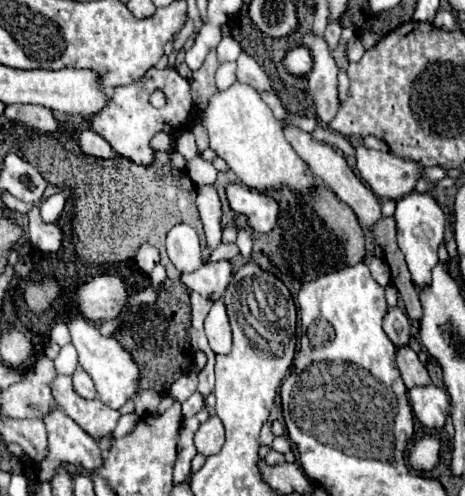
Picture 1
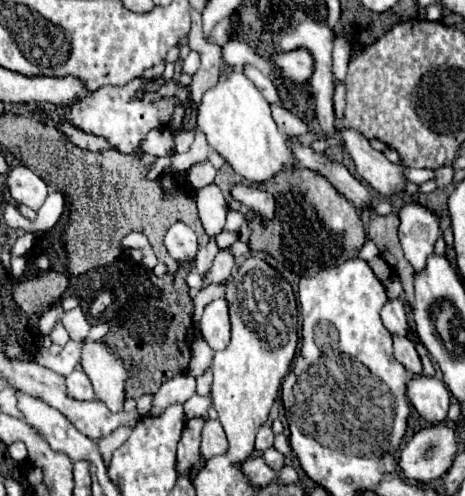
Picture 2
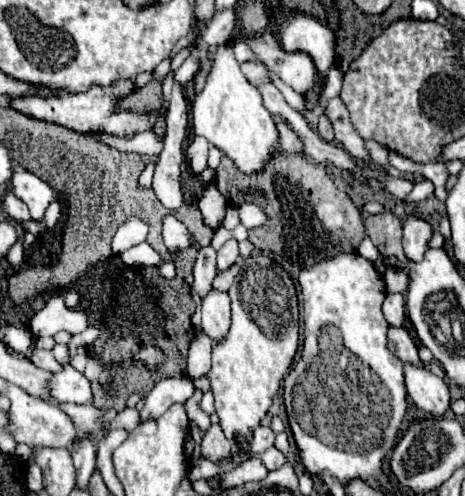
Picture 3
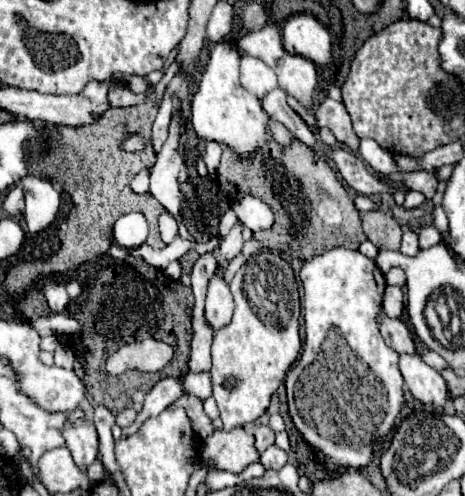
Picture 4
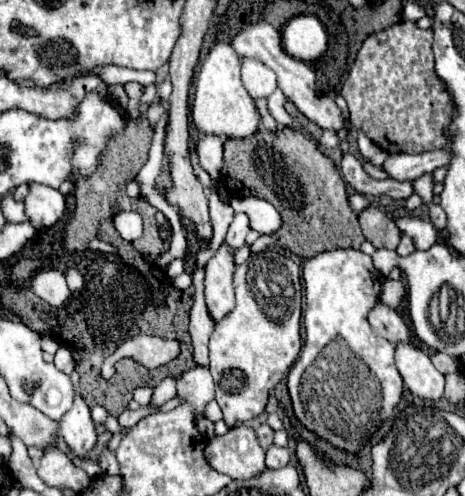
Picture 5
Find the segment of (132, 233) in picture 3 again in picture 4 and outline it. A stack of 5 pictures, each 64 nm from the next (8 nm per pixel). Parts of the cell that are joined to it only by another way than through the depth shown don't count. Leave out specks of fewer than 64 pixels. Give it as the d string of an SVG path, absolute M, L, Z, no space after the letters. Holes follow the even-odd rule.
M130 212L116 220L114 227L115 244L122 249L140 246L148 236L148 224L144 214Z

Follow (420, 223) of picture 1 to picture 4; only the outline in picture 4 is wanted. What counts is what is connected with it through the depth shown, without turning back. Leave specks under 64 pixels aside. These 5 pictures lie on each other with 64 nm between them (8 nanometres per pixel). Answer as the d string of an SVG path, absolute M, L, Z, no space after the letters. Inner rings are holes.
M406 230L404 236L402 236L402 248L400 248L402 254L408 254L408 256L416 256L420 252L420 246L418 246L418 234L412 232L412 230Z

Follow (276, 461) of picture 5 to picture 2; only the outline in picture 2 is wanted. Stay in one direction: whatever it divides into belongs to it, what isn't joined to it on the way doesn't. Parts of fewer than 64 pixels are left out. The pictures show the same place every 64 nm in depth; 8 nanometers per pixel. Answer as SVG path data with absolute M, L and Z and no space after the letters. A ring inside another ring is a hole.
M268 448L268 450L262 454L262 458L264 458L264 462L266 462L272 470L280 470L280 468L284 466L284 456L282 456L278 450L274 450L274 448Z

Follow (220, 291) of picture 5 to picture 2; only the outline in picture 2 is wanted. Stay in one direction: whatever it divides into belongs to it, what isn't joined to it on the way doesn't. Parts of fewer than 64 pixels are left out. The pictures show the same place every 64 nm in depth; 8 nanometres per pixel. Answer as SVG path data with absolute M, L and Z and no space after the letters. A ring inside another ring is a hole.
M226 298L212 300L200 318L200 334L212 350L224 350L230 340L230 320Z

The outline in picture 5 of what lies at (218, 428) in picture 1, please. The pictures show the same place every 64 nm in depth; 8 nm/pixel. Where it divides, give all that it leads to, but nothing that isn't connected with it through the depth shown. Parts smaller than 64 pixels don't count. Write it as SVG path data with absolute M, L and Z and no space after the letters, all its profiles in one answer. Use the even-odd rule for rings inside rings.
M236 426L224 436L210 438L206 460L214 470L234 480L250 480L266 470L264 450L254 430L248 426Z

